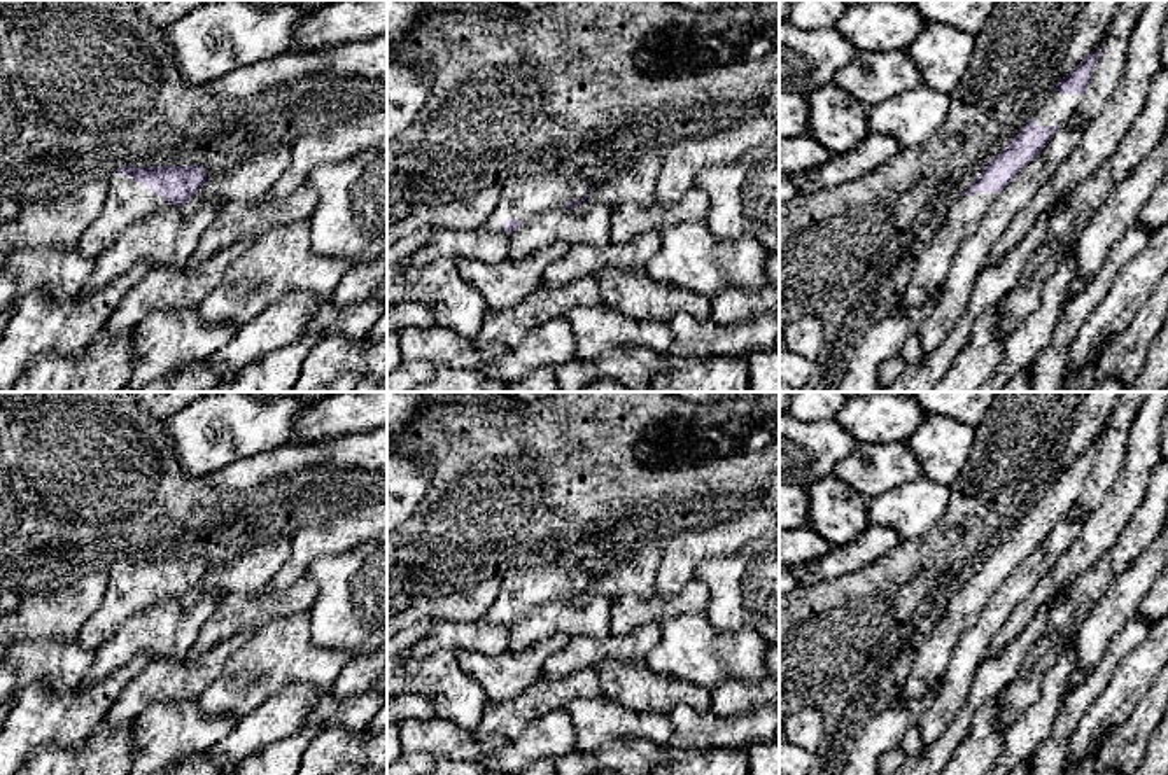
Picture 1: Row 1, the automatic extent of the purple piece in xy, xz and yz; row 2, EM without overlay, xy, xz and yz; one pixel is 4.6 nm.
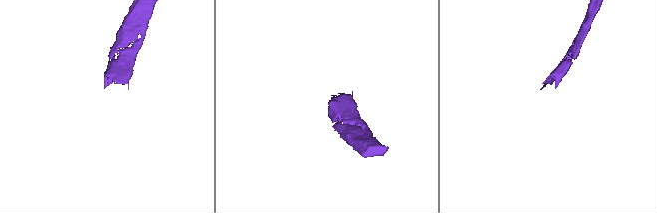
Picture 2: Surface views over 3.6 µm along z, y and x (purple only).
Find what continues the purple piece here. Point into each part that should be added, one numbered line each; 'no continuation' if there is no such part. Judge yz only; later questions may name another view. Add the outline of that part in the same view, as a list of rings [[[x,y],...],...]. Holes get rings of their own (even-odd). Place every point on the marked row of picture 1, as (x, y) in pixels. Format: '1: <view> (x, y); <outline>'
1: yz (965, 214); [[[975,192],[951,203],[932,241],[914,266],[912,278],[898,303],[905,313],[928,308],[947,278],[960,245],[968,240],[998,192]]]

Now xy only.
1: xy (128, 202); [[[110,175],[105,205],[96,220],[81,236],[77,250],[93,264],[109,250],[112,241],[135,222],[158,208],[173,206],[128,175]]]

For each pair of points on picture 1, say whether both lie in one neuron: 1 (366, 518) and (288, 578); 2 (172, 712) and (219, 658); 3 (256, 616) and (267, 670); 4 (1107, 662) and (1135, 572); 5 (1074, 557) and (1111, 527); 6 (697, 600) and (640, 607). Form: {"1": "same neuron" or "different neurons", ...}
{"1": "same neuron", "2": "different neurons", "3": "different neurons", "4": "different neurons", "5": "same neuron", "6": "same neuron"}

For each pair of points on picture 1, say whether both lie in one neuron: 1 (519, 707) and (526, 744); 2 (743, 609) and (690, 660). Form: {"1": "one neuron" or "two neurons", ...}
{"1": "two neurons", "2": "two neurons"}

